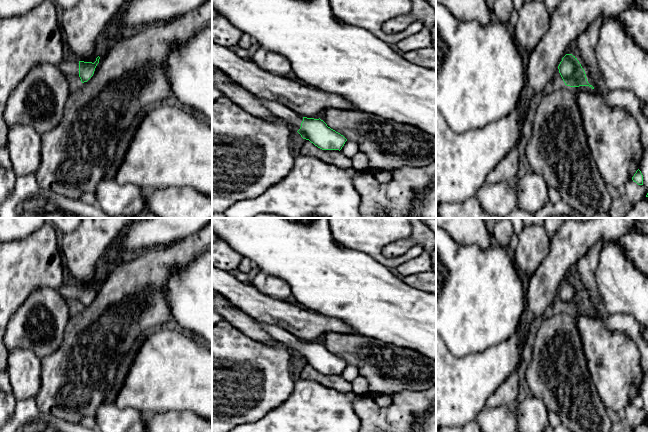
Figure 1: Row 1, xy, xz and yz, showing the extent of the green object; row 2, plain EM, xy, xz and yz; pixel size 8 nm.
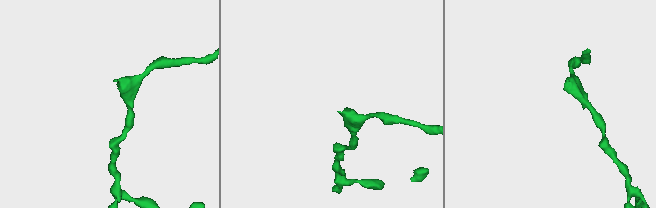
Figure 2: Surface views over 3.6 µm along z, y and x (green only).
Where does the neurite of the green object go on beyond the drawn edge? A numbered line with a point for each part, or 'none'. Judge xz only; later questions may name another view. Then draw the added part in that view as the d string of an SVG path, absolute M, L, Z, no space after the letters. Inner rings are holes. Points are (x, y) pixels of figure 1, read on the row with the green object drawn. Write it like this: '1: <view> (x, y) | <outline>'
1: xz (279, 110) | M259 98L259 100L273 115L286 121L293 130L298 131L300 129L303 121L302 116L299 116L279 102L267 100L265 98Z

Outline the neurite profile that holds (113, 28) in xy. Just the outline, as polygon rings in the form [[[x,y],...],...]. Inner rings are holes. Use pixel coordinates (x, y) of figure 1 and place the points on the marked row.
[[[117,14],[111,19],[111,21],[104,28],[105,35],[111,39],[115,38],[123,29],[123,27],[117,21]]]

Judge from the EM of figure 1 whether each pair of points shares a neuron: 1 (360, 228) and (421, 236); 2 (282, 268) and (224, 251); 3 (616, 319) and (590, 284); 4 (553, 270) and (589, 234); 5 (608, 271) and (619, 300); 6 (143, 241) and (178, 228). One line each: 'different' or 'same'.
1: different
2: different
3: same
4: same
5: same
6: same

